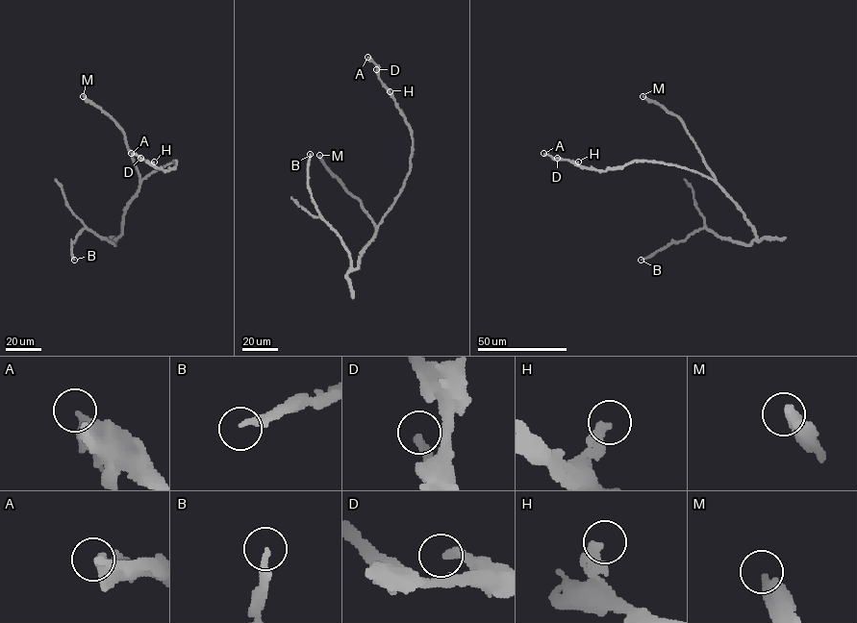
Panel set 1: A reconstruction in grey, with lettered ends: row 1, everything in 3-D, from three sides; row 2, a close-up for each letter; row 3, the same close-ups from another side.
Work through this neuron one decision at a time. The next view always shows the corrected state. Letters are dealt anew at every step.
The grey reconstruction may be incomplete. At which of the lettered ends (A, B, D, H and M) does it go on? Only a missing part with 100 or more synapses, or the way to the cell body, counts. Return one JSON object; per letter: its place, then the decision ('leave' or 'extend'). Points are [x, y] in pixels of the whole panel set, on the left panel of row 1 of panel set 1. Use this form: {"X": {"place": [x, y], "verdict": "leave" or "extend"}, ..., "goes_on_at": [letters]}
{"A": {"place": [131, 153], "verdict": "leave"}, "B": {"place": [74, 260], "verdict": "extend"}, "D": {"place": [140, 158], "verdict": "leave"}, "H": {"place": [154, 161], "verdict": "leave"}, "M": {"place": [83, 96], "verdict": "extend"}, "goes_on_at": ["B", "M"]}

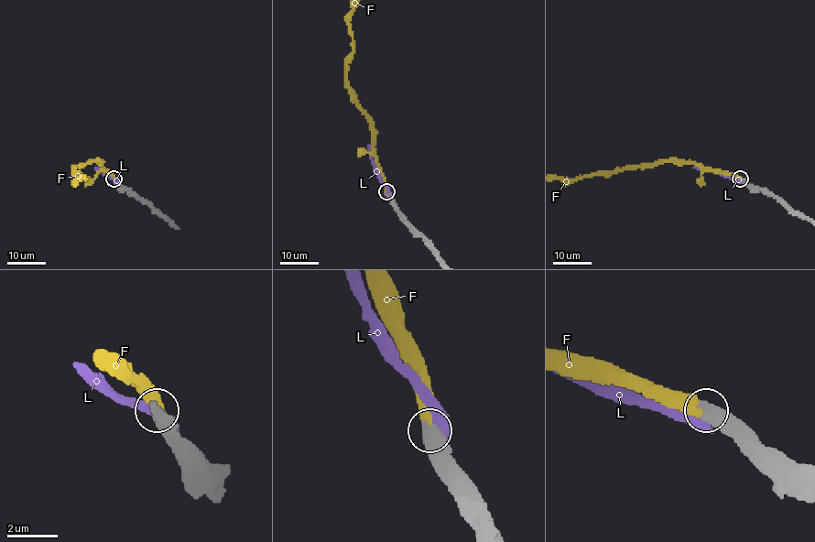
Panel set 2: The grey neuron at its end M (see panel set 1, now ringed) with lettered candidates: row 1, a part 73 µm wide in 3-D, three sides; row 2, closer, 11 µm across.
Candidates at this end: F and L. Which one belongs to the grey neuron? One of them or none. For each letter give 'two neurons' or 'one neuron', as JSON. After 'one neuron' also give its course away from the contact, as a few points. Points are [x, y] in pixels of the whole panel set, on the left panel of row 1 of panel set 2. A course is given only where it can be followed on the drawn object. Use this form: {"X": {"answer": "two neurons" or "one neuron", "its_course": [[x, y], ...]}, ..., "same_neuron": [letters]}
{"F": {"answer": "one neuron"}, "L": {"answer": "two neurons"}, "same_neuron": ["F"]}

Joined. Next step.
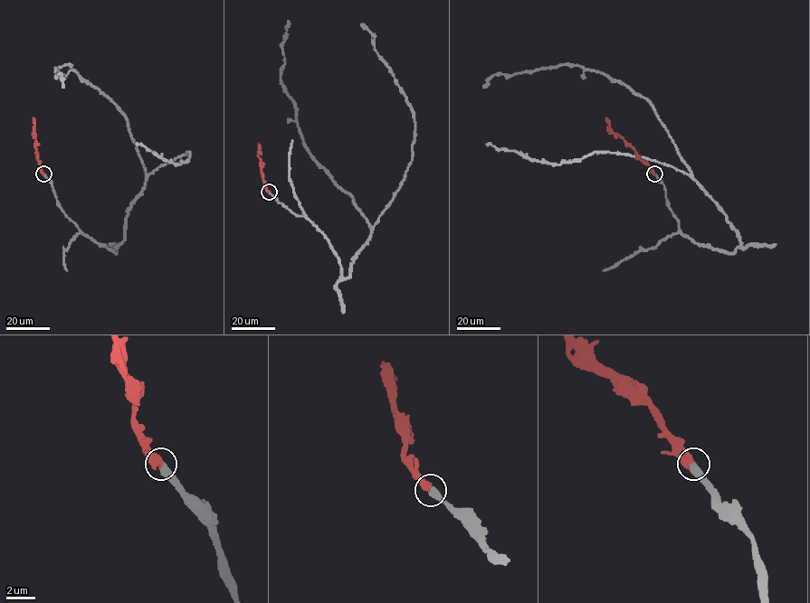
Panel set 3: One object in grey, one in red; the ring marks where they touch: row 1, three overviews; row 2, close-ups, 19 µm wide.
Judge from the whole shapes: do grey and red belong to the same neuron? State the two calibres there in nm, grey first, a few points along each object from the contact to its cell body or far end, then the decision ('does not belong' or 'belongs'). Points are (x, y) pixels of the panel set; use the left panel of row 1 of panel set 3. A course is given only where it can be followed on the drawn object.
500/550 nm | grey via (43, 174), (65, 215), (115, 253), (146, 171), (125, 115), (109, 98), (69, 64), (54, 70), (62, 88) | red via (43, 174), (36, 151), (33, 117) | belongs

